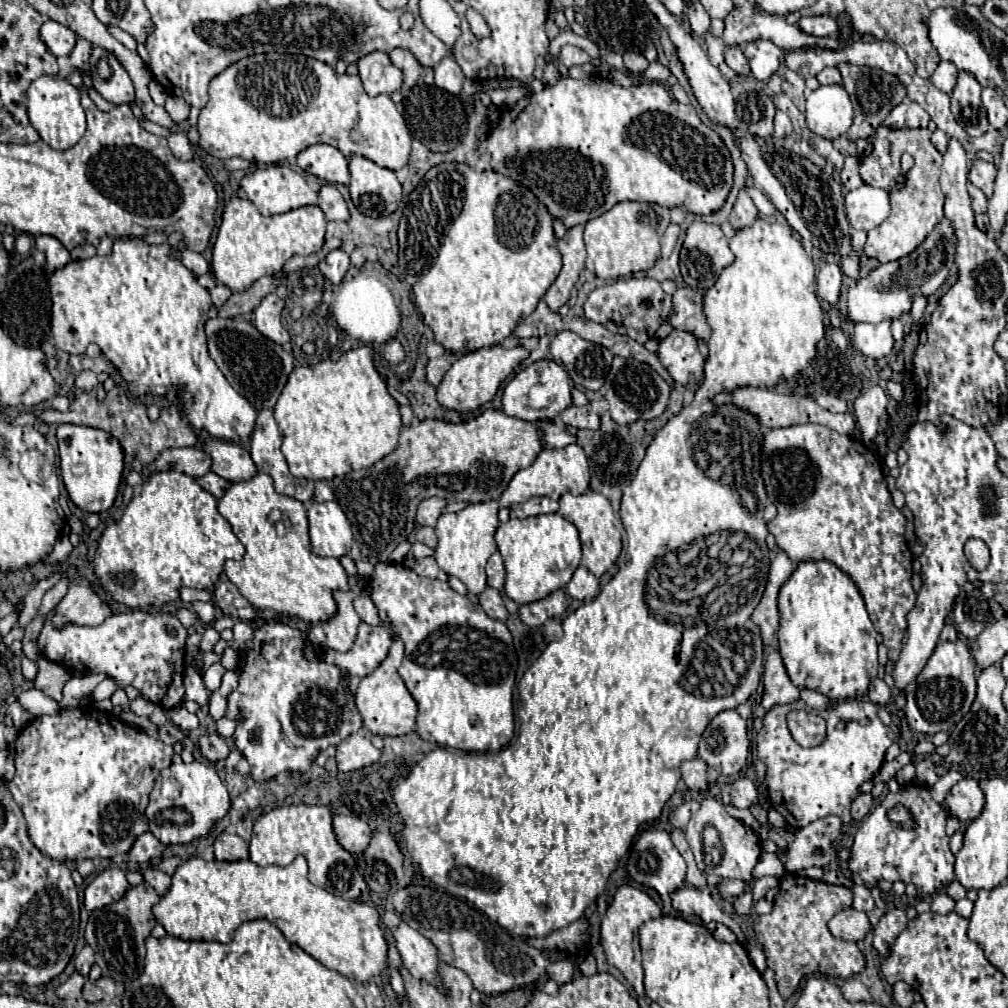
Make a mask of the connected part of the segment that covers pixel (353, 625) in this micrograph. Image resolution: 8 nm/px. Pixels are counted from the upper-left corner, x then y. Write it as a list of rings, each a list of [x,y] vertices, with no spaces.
[[[357,585],[357,589],[333,593],[337,611],[331,619],[311,625],[311,629],[309,629],[311,643],[321,643],[335,651],[347,651],[351,647],[351,643],[357,637],[357,625],[361,621],[353,609],[353,599],[359,595],[359,591],[361,591],[361,587]]]

